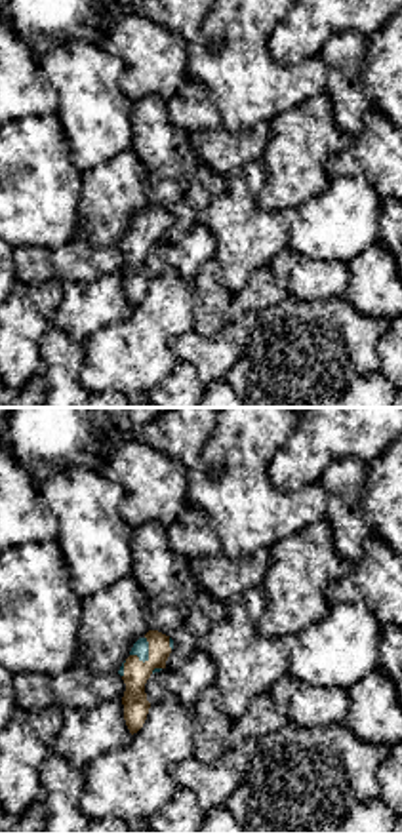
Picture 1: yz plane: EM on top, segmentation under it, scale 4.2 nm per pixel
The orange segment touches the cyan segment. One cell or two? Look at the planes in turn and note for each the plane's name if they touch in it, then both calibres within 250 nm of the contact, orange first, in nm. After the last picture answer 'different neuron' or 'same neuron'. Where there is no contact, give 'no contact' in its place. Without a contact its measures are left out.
yz | 110/70 nm

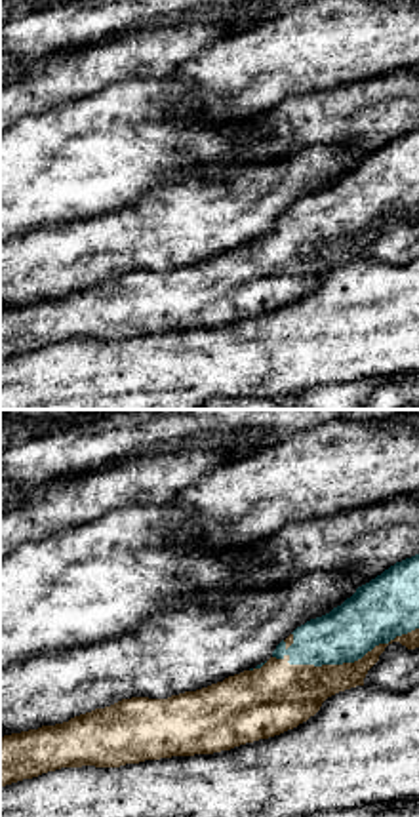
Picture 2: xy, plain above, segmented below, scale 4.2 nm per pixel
xy | 240/260 nm

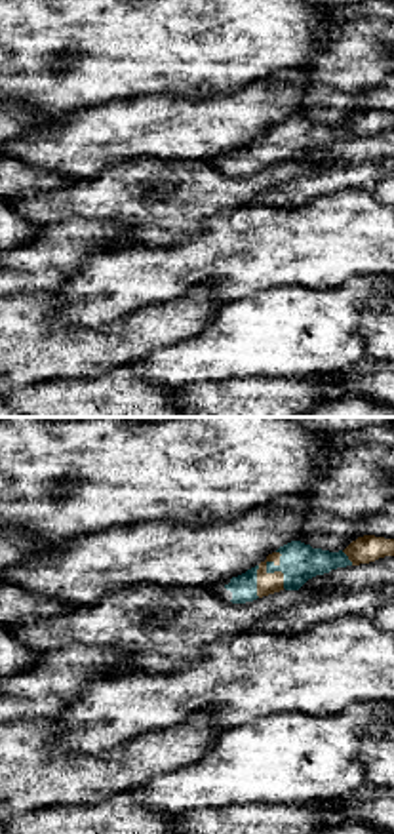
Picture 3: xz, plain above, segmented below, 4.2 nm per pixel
xz | 100/160 nm

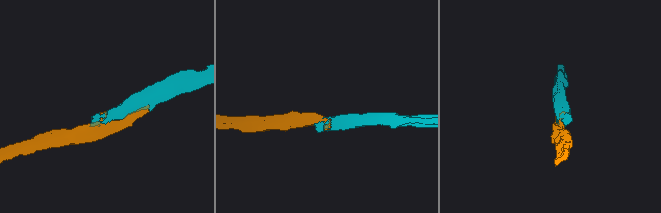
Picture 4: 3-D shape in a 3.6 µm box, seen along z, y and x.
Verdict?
same neuron

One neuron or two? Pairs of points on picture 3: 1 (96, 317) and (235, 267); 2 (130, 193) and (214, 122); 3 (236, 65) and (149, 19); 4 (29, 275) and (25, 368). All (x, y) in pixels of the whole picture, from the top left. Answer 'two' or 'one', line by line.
1: one
2: two
3: one
4: two

